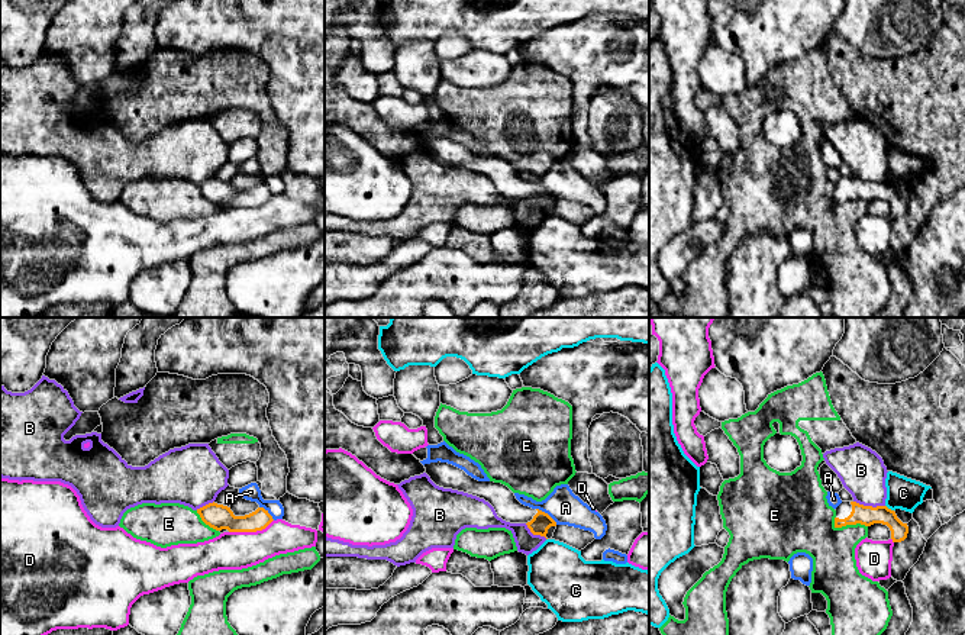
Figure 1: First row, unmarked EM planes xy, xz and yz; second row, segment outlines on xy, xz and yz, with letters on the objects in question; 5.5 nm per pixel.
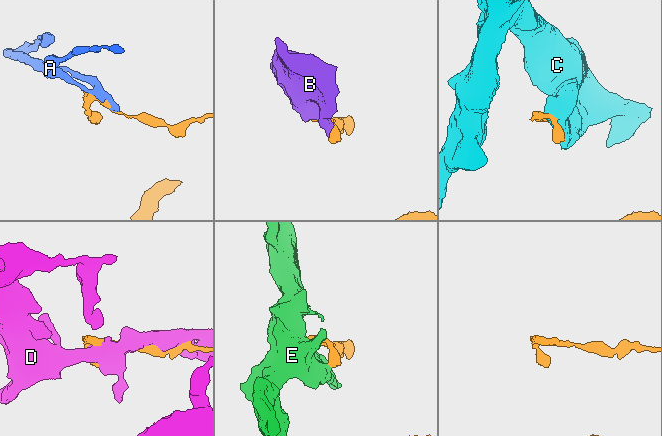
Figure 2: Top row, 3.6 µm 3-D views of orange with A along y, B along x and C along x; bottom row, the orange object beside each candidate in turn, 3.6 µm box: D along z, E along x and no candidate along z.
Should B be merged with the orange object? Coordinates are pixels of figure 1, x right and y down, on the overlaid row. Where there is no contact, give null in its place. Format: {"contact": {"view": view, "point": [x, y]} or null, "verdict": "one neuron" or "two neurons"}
{"contact": {"view": "yz", "point": [870, 506]}, "verdict": "two neurons"}

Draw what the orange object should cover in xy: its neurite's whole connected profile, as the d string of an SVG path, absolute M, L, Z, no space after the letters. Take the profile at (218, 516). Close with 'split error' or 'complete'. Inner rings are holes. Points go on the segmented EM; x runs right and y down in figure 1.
M209 503L197 509L201 520L216 531L227 529L229 532L256 532L265 529L274 519L264 507L245 516L235 516L230 507Z; complete

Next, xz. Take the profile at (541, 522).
M440 461L425 464L425 468L436 486L484 499L494 507L498 518L510 523L526 523L533 535L546 538L548 529L556 526L548 513L522 505L514 493L501 483L478 481L464 470Z; split error

